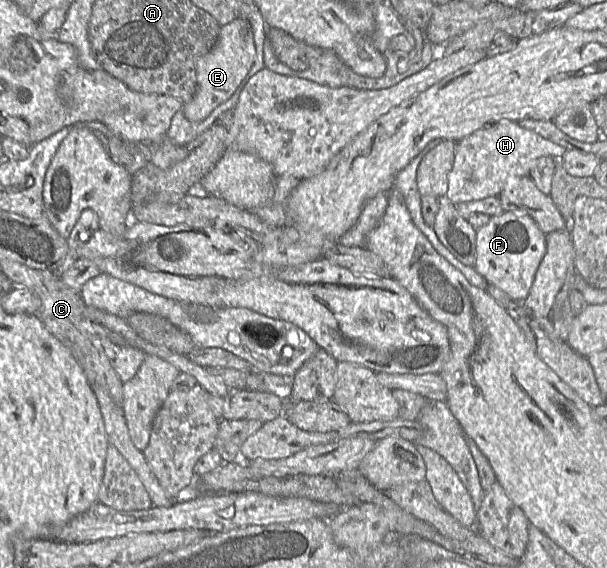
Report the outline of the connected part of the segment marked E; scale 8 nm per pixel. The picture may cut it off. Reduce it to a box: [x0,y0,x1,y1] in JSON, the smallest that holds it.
[183,19,255,122]

